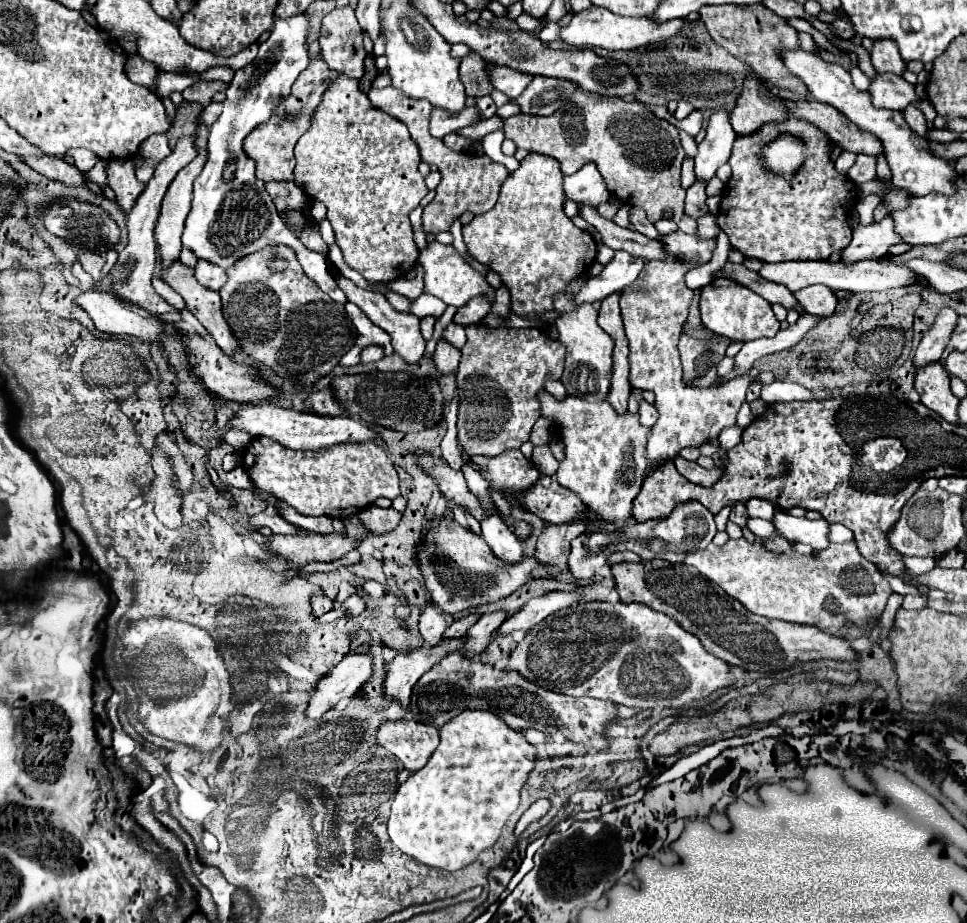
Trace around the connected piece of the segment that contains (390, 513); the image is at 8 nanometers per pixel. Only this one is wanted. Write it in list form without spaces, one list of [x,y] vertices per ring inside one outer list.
[[[375,505],[358,512],[358,518],[364,522],[364,526],[372,534],[384,534],[384,532],[392,530],[398,524],[401,516],[402,514],[396,512],[394,508],[379,508]]]

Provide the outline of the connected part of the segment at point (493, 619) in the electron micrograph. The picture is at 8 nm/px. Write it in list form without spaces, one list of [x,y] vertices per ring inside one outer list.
[[[496,610],[496,612],[490,612],[490,614],[484,614],[470,630],[468,630],[468,636],[472,638],[470,640],[470,646],[466,646],[466,654],[476,658],[490,642],[490,634],[508,618],[508,612],[506,610]]]

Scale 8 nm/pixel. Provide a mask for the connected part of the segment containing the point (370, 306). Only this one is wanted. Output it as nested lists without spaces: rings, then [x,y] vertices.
[[[336,274],[336,282],[338,282],[340,290],[348,296],[350,302],[354,302],[356,306],[360,306],[360,308],[364,310],[364,314],[366,314],[376,326],[380,326],[384,332],[390,334],[390,338],[392,338],[392,348],[394,348],[394,352],[396,352],[398,356],[402,356],[408,364],[418,364],[418,362],[420,362],[420,358],[422,358],[422,354],[424,354],[426,342],[424,342],[424,338],[422,338],[422,334],[420,334],[420,318],[418,318],[418,316],[402,314],[402,312],[394,310],[394,308],[386,302],[384,294],[372,292],[372,290],[364,290],[364,288],[356,286],[352,280],[344,278],[342,274]]]

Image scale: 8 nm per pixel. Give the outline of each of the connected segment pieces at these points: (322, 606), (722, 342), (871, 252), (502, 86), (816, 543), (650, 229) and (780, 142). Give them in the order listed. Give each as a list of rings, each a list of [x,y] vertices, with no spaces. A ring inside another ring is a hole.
[[[314,598],[312,600],[312,614],[314,616],[322,616],[328,610],[332,610],[332,600],[330,598]]]
[[[682,330],[678,350],[684,368],[684,378],[692,386],[708,386],[712,384],[716,374],[716,364],[726,356],[728,338],[720,336],[716,340],[698,340],[692,338],[686,330]]]
[[[884,218],[880,222],[872,222],[868,226],[856,226],[852,234],[852,242],[842,252],[842,262],[850,264],[866,258],[880,258],[888,252],[890,246],[900,244],[902,236],[896,234],[892,218]]]
[[[490,66],[490,80],[494,82],[494,88],[504,92],[510,100],[516,100],[530,84],[530,80],[534,80],[534,76],[530,74],[522,74],[522,72],[514,72],[510,68],[502,68],[502,66]]]
[[[774,506],[772,514],[772,526],[788,540],[788,542],[802,542],[810,544],[816,550],[826,548],[828,542],[828,522],[826,520],[808,520],[808,518],[796,518]]]
[[[631,206],[629,219],[635,229],[644,234],[644,236],[647,236],[648,238],[662,238],[662,236],[658,234],[656,228],[654,228],[654,224],[652,224],[652,222],[648,222],[648,218],[644,210],[638,210],[638,208]]]
[[[778,134],[774,140],[764,144],[758,152],[758,160],[766,170],[776,176],[782,176],[790,182],[796,172],[804,166],[808,154],[804,150],[802,138],[794,134]]]

